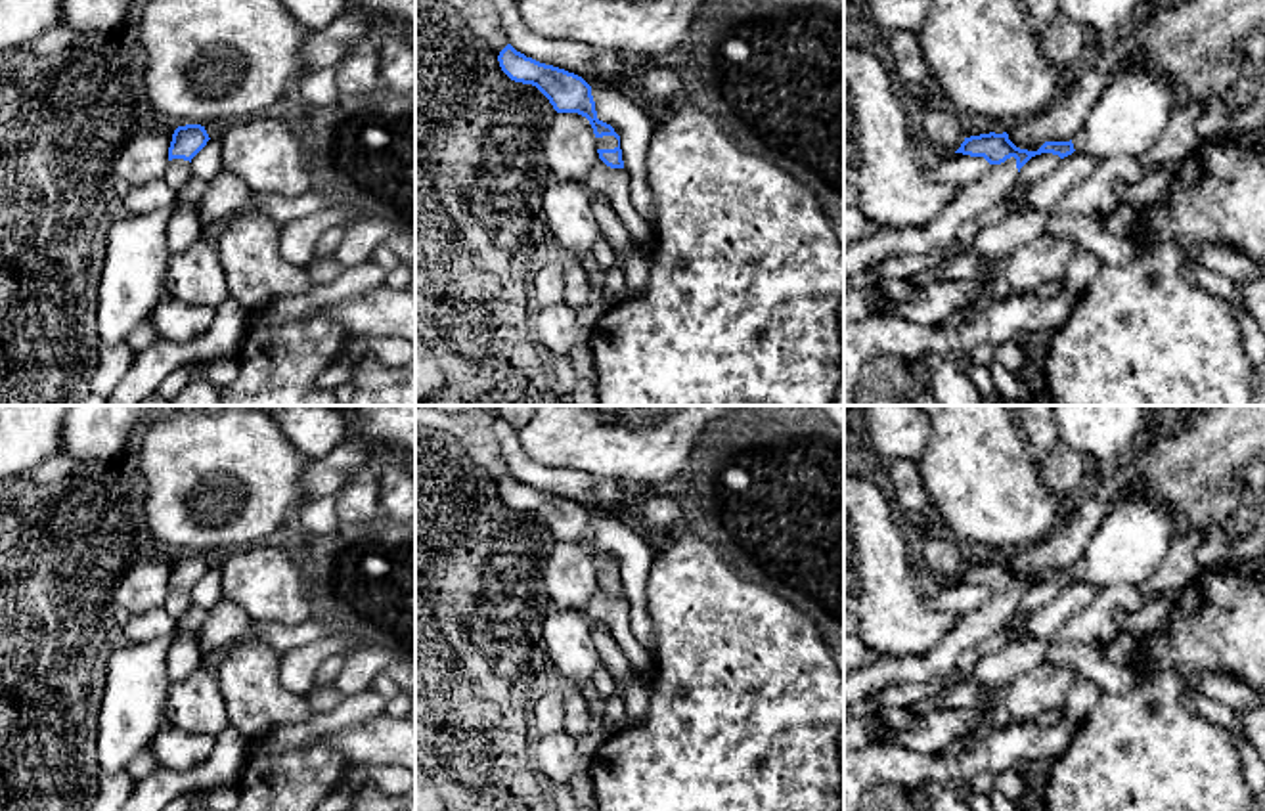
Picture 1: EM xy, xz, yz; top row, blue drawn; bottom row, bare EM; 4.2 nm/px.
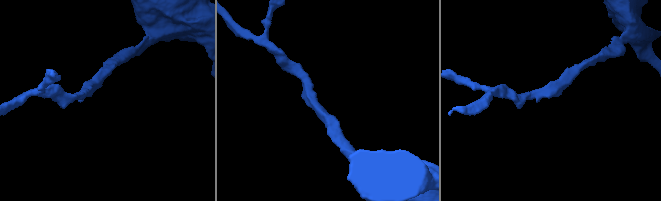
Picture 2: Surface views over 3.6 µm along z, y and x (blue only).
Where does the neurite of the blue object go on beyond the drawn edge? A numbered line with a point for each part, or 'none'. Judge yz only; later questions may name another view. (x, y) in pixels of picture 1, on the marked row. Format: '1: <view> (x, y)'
1: yz (971, 199)

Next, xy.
1: xy (177, 175)

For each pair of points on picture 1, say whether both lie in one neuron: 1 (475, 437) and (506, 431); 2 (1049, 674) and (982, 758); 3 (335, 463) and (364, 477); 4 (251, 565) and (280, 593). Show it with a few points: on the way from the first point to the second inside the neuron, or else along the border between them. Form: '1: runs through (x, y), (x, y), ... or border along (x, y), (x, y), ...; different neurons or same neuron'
1: border along (492, 425), (510, 471); different neurons
2: border along (1032, 720), (988, 729); different neurons
3: border along (366, 463), (335, 496); different neurons
4: runs through (259, 572), (272, 586); same neuron

